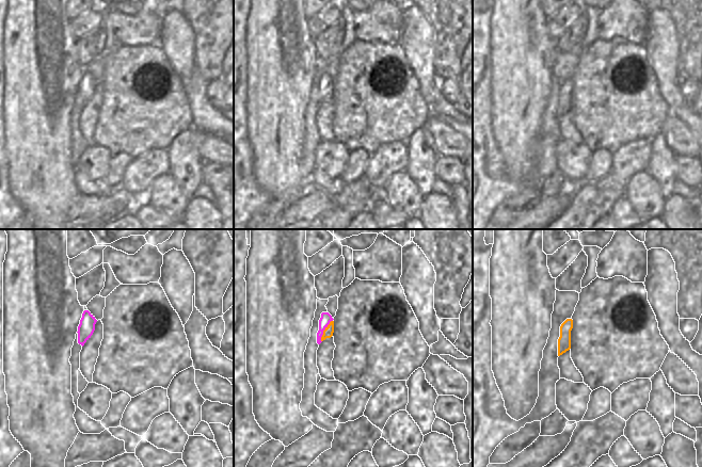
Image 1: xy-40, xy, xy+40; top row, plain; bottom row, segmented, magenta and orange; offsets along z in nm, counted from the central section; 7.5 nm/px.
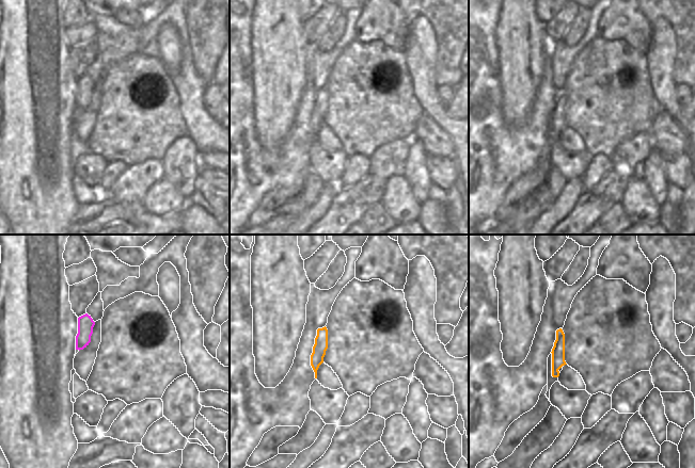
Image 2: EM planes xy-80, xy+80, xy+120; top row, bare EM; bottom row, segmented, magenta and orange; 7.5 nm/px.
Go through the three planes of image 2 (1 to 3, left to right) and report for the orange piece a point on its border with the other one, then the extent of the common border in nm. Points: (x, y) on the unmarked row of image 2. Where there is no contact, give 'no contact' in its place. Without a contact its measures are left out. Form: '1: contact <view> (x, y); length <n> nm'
1: no contact
2: no contact
3: no contact

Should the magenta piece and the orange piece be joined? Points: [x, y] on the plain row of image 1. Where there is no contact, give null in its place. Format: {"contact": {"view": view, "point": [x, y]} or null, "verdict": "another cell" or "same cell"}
{"contact": {"view": "xy", "point": [323, 91]}, "verdict": "same cell"}

